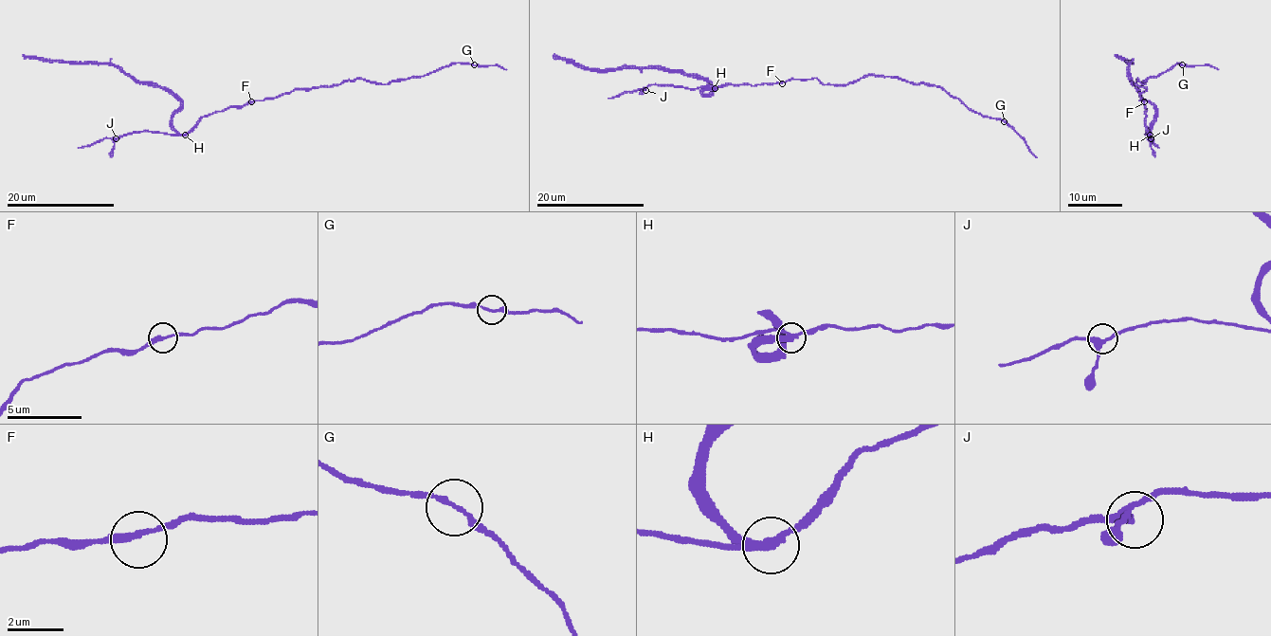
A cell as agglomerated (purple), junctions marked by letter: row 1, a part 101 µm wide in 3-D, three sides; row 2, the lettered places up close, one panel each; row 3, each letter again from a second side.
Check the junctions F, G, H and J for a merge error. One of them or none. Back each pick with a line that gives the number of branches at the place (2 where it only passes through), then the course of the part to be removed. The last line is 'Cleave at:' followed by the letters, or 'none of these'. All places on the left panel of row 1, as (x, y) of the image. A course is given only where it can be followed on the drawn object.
H: 3 | (184, 136), (172, 124), (173, 113), (180, 101), (158, 87), (136, 82), (107, 63), (59, 63), (23, 54)
Cleave at: H

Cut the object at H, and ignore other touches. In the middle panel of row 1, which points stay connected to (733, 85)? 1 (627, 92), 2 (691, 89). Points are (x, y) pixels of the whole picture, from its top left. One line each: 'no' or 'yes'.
1: yes
2: yes

